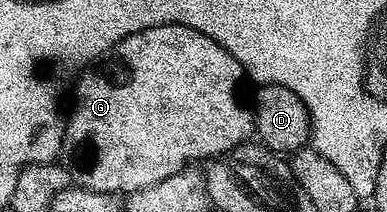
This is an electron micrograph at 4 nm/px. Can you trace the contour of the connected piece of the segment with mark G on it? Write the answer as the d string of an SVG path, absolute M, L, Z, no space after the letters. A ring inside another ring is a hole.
M185 25L150 27L122 39L114 53L128 68L128 81L115 85L102 74L88 71L74 85L76 98L72 101L72 114L66 117L63 152L72 153L79 145L92 148L85 165L70 169L71 180L79 188L99 193L119 194L120 189L125 194L134 193L179 174L187 161L207 162L225 156L253 136L253 110L240 102L240 84L246 81L244 68L226 47L214 43L202 31ZM124 161L132 161L132 165L124 166ZM103 164L109 165L108 173L104 173Z

